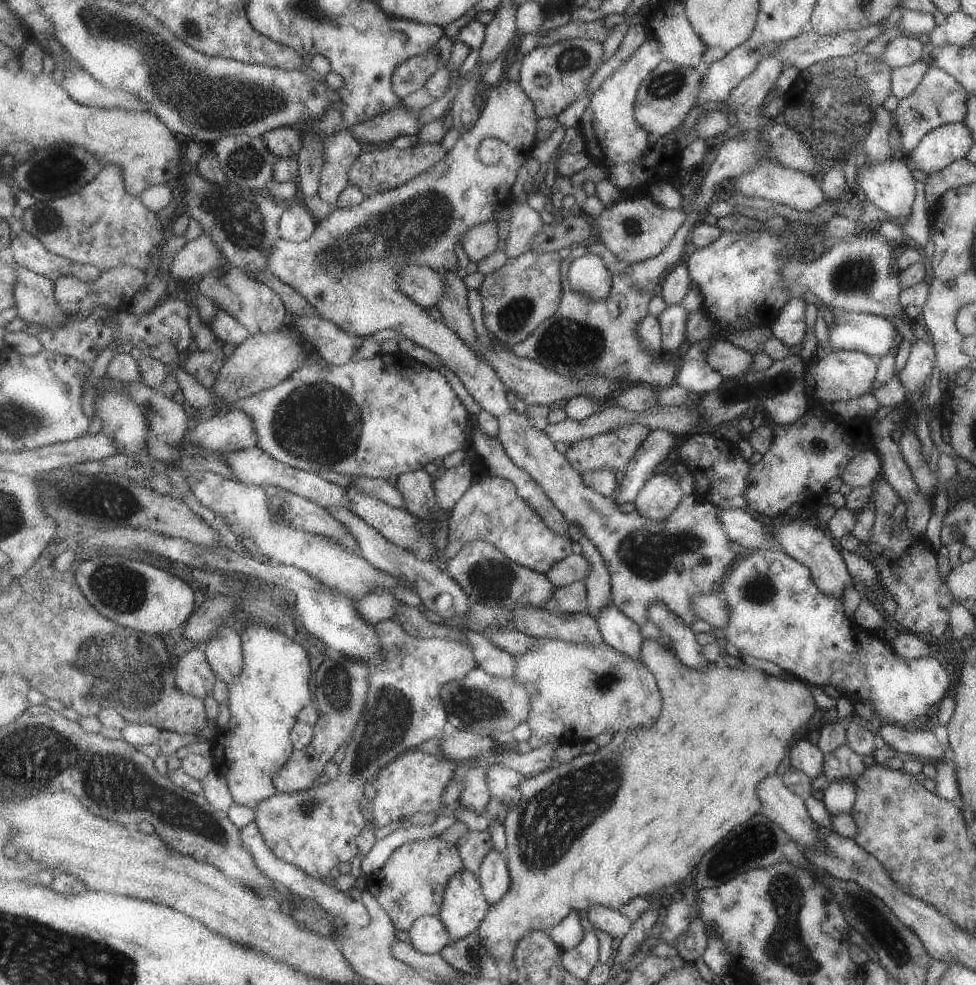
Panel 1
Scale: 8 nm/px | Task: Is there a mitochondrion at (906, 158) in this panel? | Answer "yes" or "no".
no

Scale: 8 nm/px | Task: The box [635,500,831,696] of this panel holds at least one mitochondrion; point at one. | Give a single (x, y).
(761, 592)

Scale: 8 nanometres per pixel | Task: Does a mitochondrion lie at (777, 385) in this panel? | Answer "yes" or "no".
yes

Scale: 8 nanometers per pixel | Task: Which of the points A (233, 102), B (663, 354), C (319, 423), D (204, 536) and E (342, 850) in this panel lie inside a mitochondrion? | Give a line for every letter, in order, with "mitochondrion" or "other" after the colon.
A: mitochondrion
B: other
C: mitochondrion
D: other
E: other

